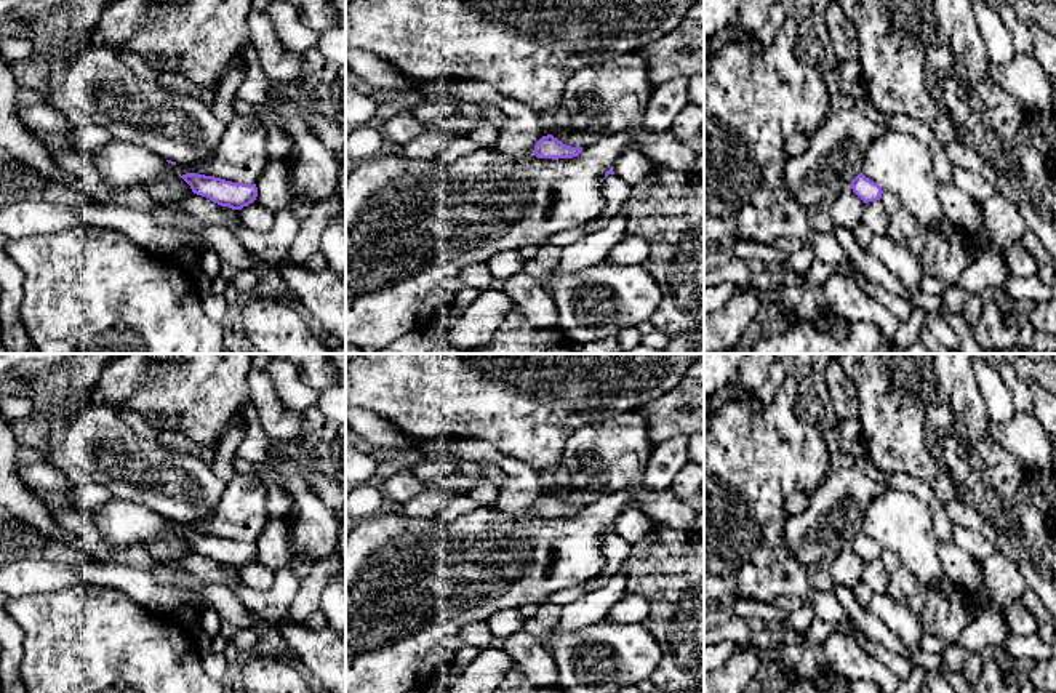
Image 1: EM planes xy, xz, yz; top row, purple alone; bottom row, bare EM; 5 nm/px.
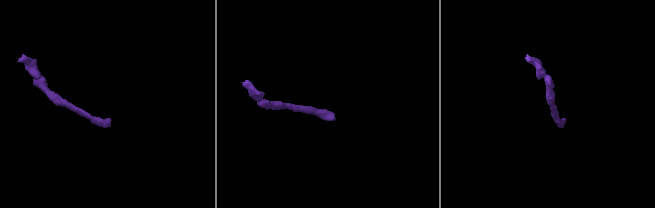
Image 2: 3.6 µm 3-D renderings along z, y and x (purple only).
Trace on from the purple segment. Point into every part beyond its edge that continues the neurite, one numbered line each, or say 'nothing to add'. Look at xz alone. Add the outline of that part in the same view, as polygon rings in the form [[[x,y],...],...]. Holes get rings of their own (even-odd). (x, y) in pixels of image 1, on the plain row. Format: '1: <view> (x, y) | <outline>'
1: xz (615, 549) | [[[608,533],[603,539],[602,552],[605,559],[603,570],[597,576],[586,581],[592,591],[602,589],[606,581],[622,568],[622,563],[630,552],[630,544],[619,535]]]

